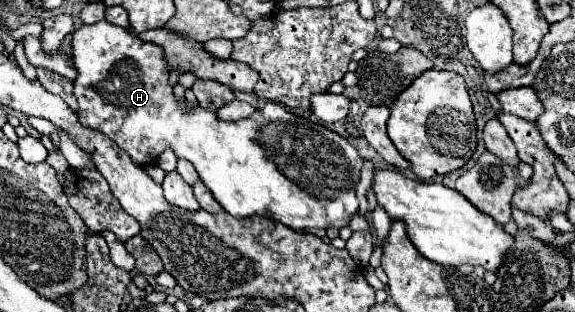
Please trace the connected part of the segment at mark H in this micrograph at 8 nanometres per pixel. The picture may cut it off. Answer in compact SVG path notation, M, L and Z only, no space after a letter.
M108 21L82 25L78 31L74 31L72 57L78 69L74 95L78 99L78 117L82 125L108 135L130 155L136 165L150 165L150 157L156 159L166 147L172 147L178 157L192 161L204 185L230 215L262 215L280 221L294 231L312 227L340 229L350 223L354 213L358 213L356 185L362 157L358 155L356 147L338 133L298 117L278 103L266 103L262 109L256 109L254 119L240 119L234 123L218 121L214 113L200 107L184 111L186 101L178 101L172 93L172 87L168 85L168 69L162 49L140 41L132 31Z

